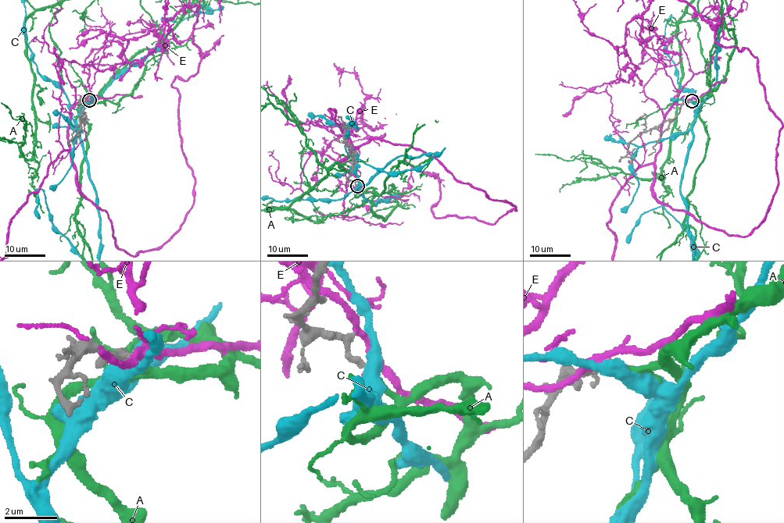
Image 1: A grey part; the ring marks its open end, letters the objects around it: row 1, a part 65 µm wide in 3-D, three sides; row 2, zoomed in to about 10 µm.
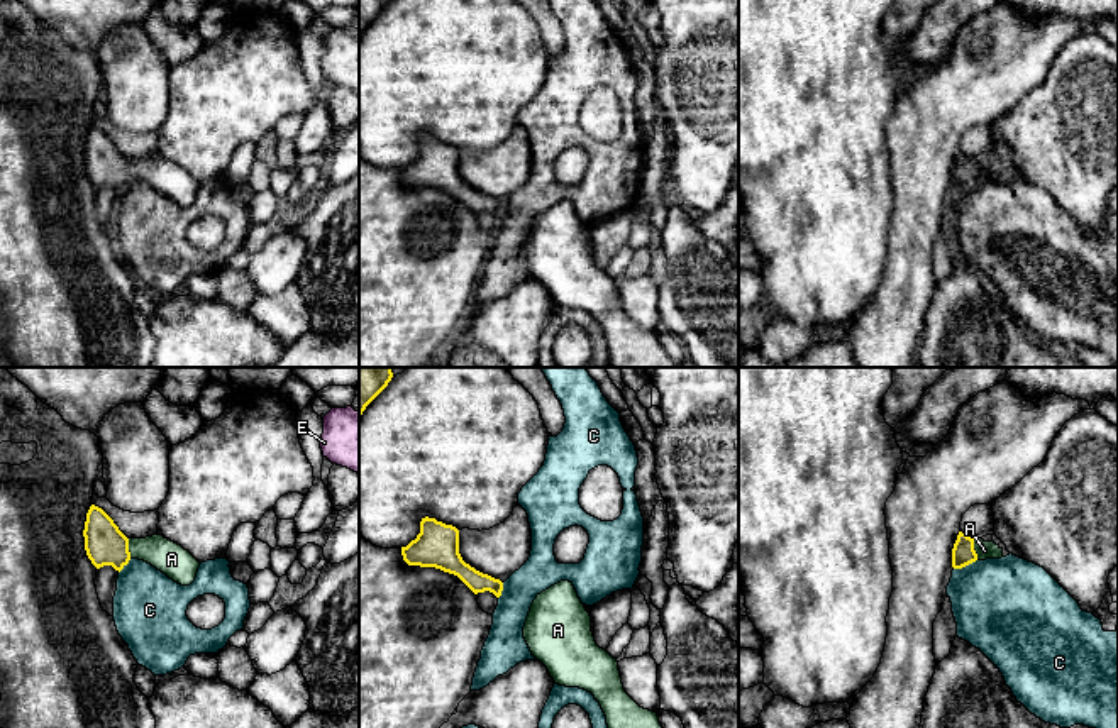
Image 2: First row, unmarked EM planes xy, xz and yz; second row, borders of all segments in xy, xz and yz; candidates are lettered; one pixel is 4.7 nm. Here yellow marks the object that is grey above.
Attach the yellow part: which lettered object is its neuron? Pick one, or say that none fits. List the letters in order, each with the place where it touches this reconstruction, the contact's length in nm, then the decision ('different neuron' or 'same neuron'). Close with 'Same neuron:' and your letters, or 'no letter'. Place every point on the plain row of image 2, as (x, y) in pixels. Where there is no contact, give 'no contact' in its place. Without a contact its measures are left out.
A: yz (973, 170) | 110 nm | same neuron
C: yz (964, 187) | 120 nm | different neuron
E: no contact | different neuron
Same neuron: A

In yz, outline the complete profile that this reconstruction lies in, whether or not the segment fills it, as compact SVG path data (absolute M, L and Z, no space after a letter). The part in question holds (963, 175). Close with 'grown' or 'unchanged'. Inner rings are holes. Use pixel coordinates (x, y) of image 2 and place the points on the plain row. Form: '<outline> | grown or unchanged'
M959 152L952 169L952 188L962 190L976 181L1001 179L1003 169L994 163L984 163L982 159L971 159Z | grown

